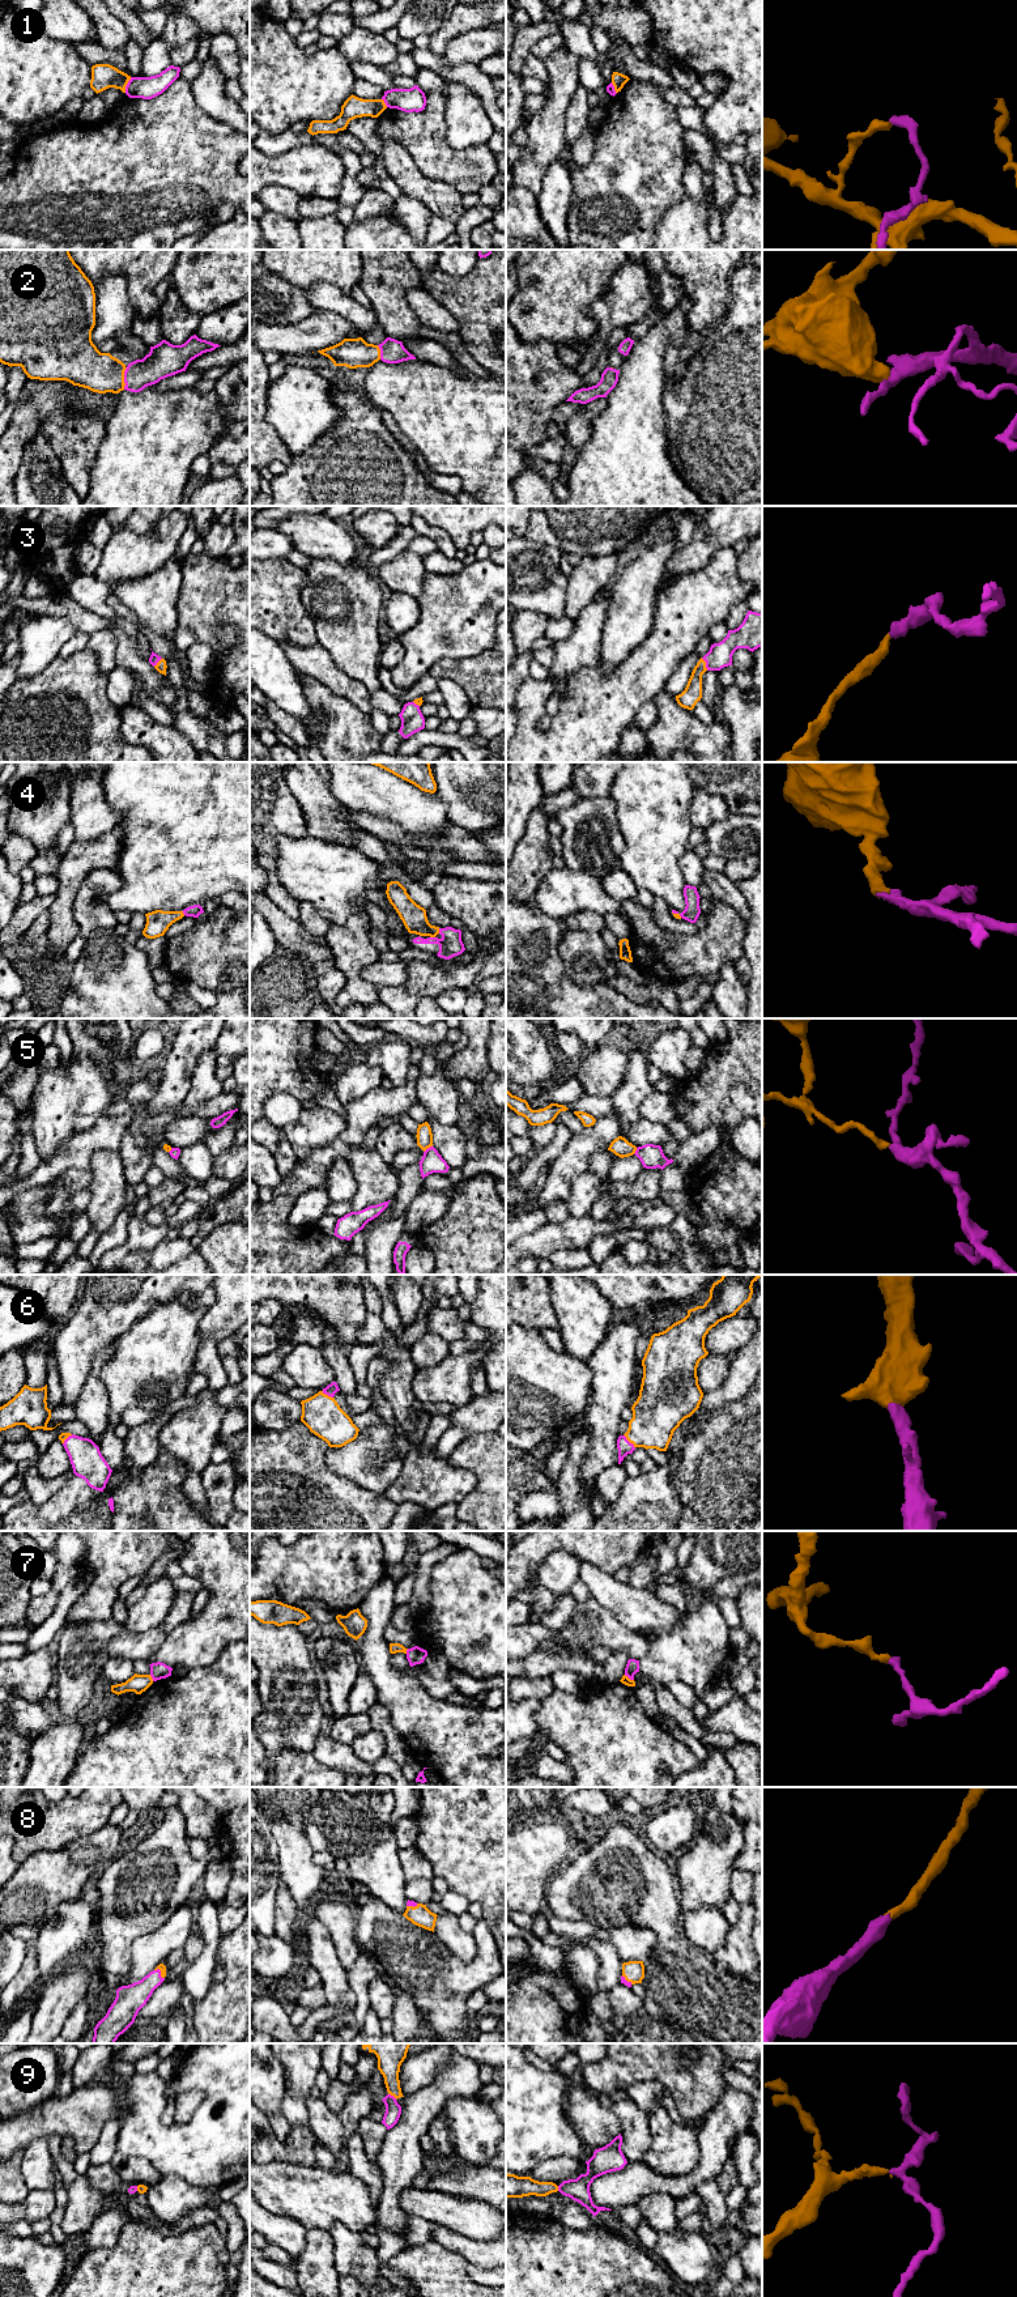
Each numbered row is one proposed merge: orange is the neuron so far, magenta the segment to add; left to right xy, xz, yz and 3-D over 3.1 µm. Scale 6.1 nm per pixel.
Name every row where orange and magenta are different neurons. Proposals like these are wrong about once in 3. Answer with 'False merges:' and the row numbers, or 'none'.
False merges: 1, 5, 7, 9

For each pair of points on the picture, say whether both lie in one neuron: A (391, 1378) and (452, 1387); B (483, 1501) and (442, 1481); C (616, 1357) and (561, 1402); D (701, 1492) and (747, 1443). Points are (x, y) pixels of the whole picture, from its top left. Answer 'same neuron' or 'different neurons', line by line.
A: different neurons
B: different neurons
C: different neurons
D: same neuron

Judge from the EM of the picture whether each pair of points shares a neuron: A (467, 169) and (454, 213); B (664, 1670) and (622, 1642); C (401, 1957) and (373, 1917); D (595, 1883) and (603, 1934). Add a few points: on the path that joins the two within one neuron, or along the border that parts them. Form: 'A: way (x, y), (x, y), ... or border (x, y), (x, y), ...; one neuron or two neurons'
A: border (432, 178), (451, 184), (463, 194); two neurons
B: border (649, 1641), (649, 1649), (639, 1660); two neurons
C: way (399, 1947), (379, 1927); one neuron
D: border (620, 1925), (600, 1927); two neurons

